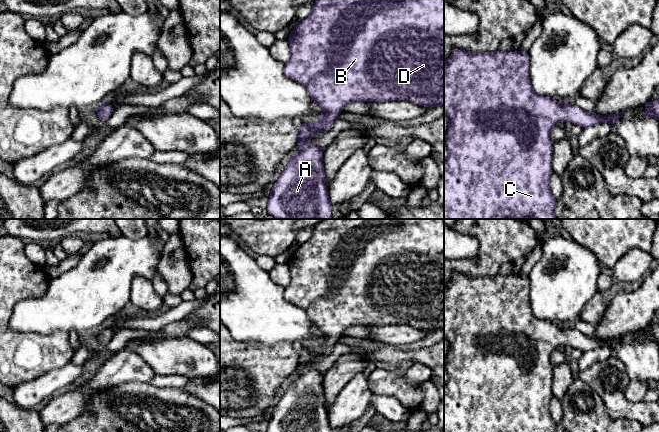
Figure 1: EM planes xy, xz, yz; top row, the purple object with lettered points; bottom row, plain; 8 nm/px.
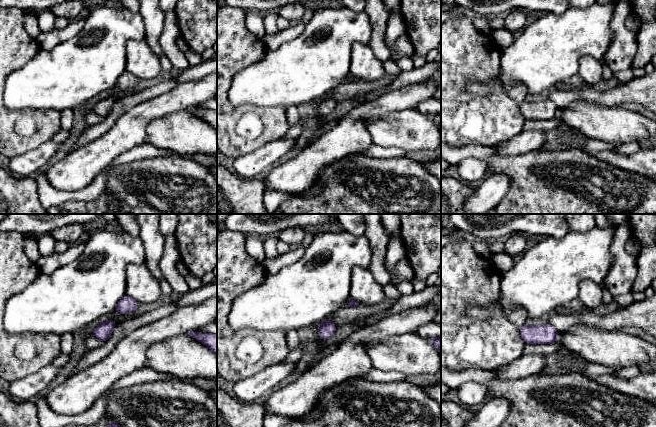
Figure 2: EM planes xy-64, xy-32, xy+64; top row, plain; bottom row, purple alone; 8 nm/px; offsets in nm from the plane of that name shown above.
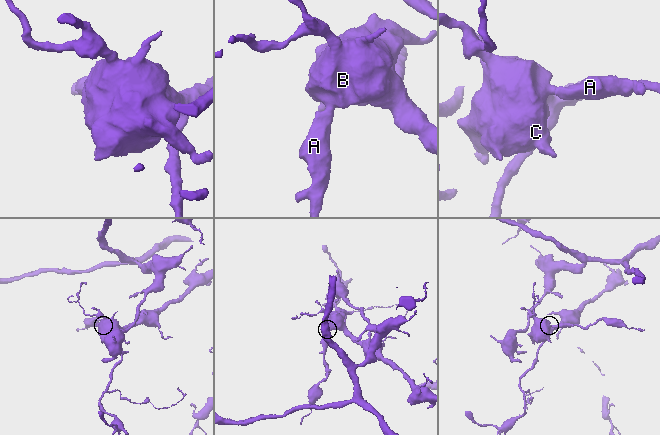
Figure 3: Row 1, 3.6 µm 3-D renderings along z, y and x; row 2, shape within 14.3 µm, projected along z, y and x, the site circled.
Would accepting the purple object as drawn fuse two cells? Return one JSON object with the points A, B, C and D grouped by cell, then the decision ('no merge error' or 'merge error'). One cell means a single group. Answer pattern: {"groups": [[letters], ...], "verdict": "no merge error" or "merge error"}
{"groups": [["A", "B", "C", "D"]], "verdict": "no merge error"}

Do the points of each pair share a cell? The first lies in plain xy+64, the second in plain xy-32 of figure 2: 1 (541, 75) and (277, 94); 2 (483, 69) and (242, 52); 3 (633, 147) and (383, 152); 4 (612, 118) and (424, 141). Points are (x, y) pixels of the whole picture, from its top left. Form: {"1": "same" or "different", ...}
{"1": "same", "2": "same", "3": "same", "4": "same"}

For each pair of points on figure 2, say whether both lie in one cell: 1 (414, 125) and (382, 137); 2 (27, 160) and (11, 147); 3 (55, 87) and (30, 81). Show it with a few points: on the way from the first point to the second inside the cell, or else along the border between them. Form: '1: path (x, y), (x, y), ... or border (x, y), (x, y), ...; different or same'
1: path (406, 129), (401, 129), (397, 133), (390, 133); same
2: border (40, 144), (10, 158); different
3: path (49, 83), (36, 83); same

